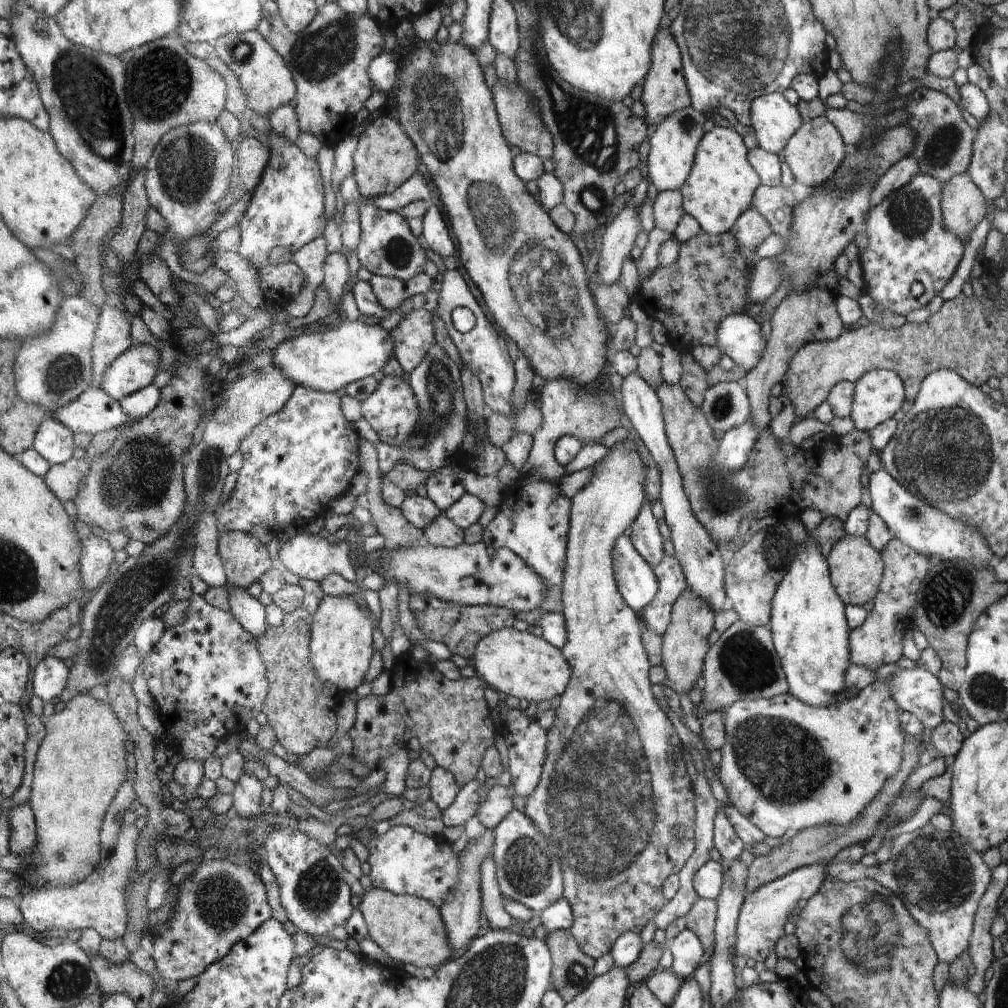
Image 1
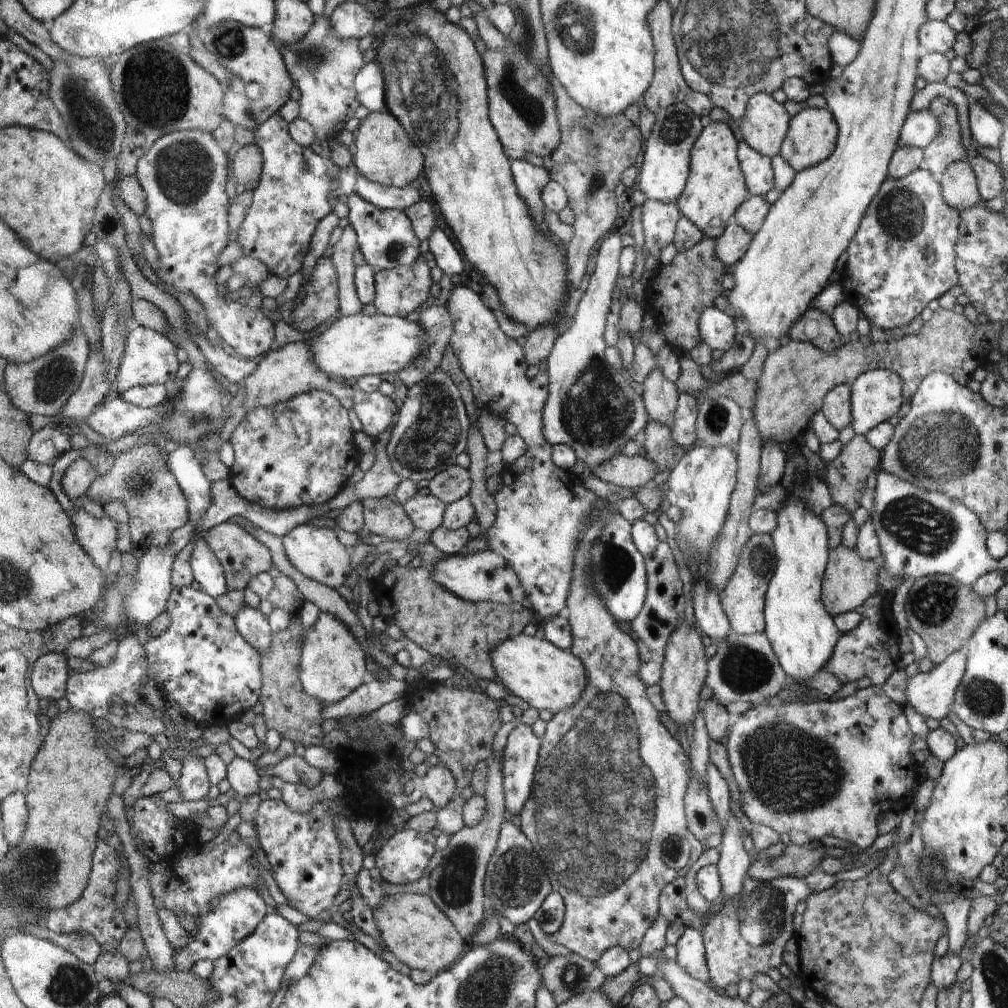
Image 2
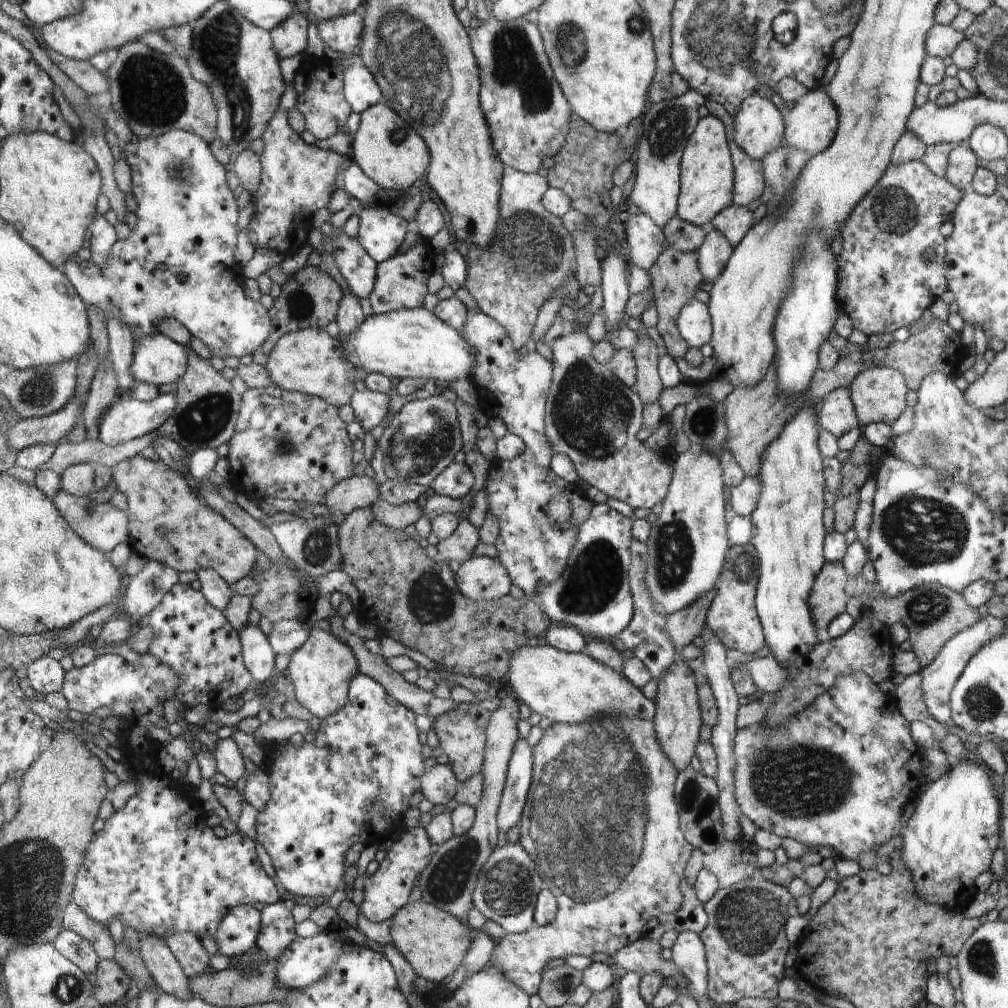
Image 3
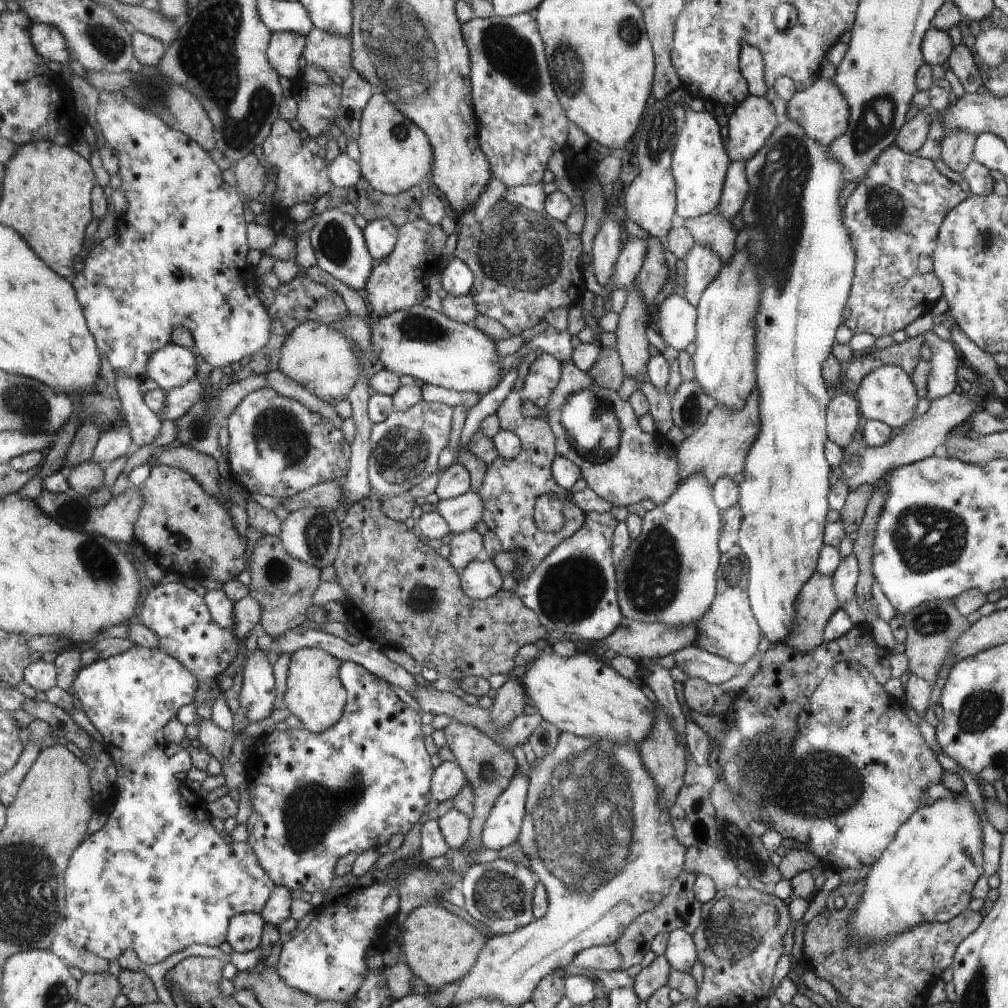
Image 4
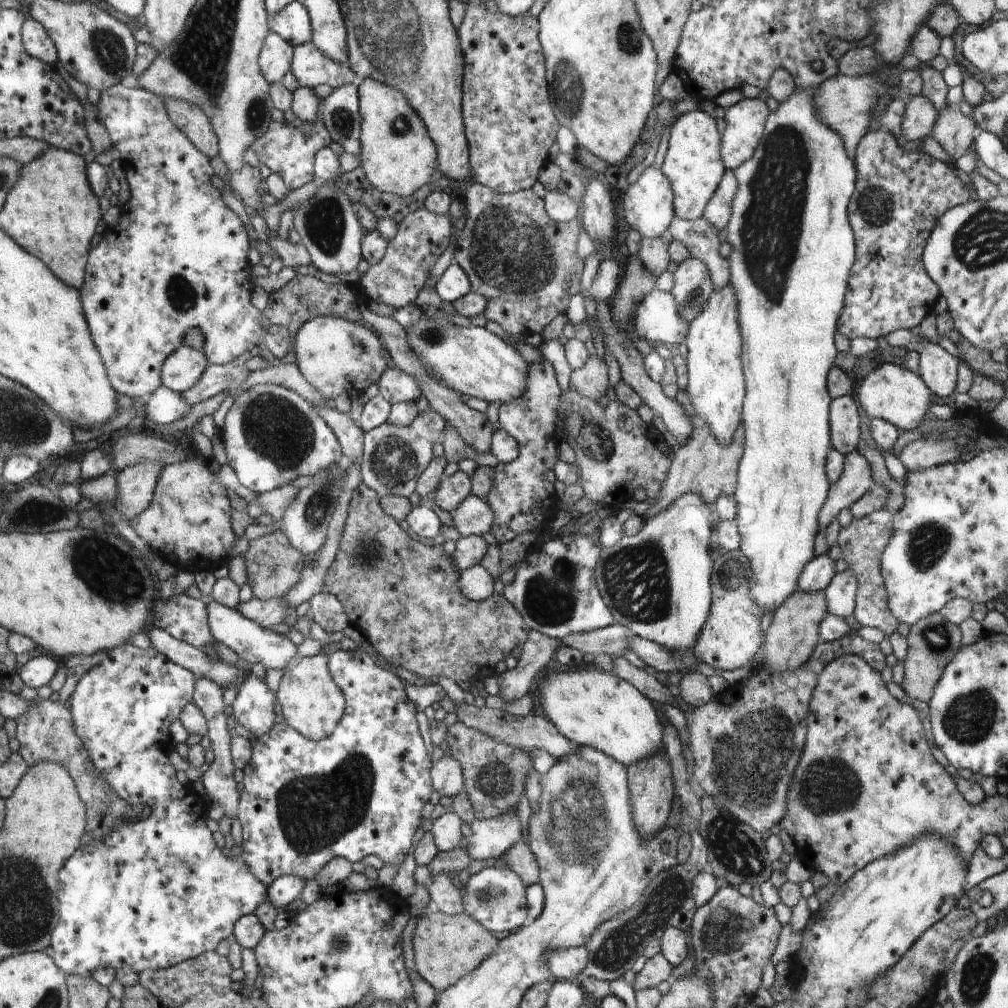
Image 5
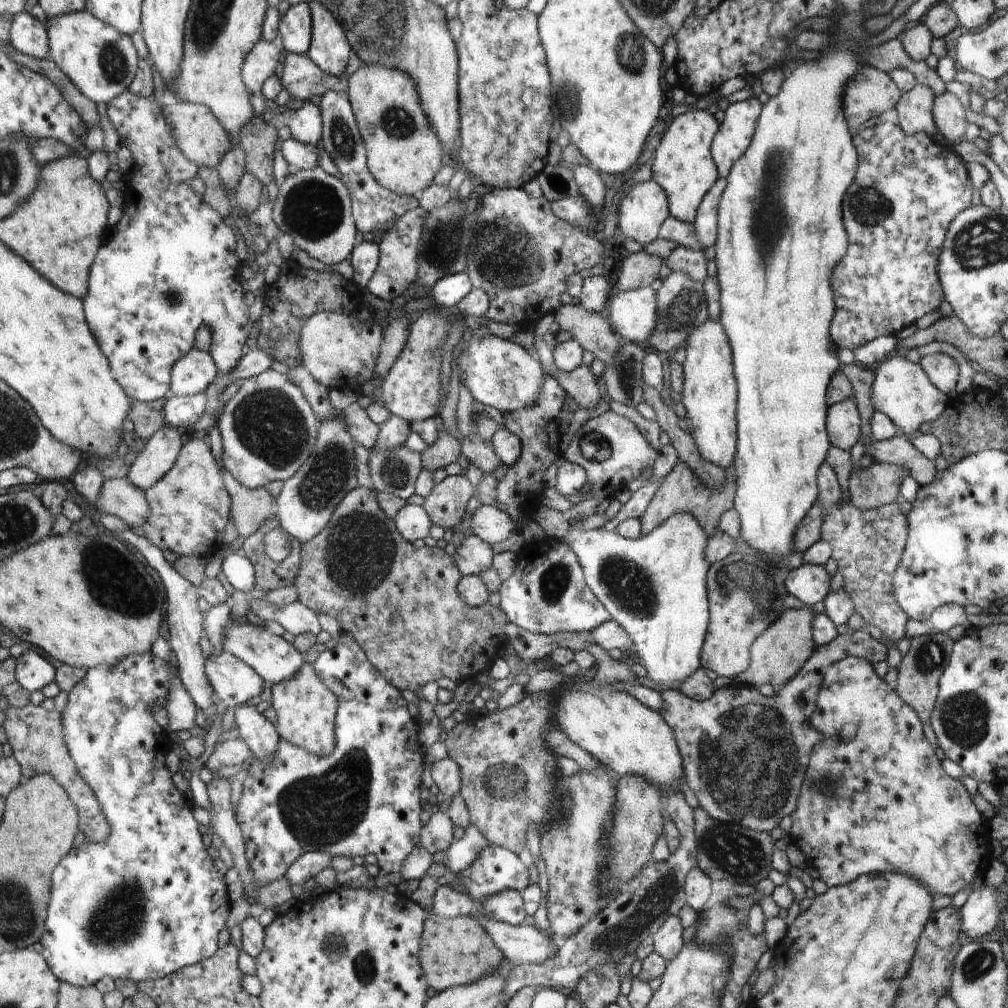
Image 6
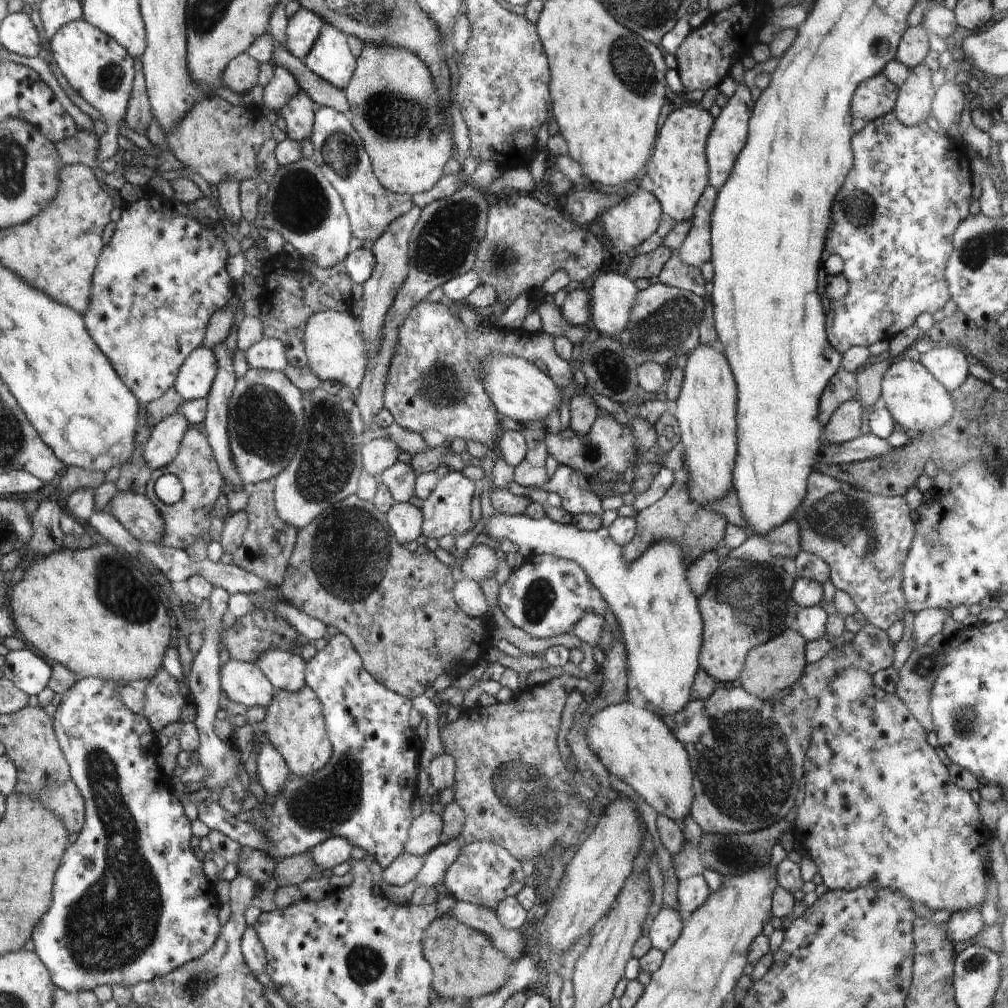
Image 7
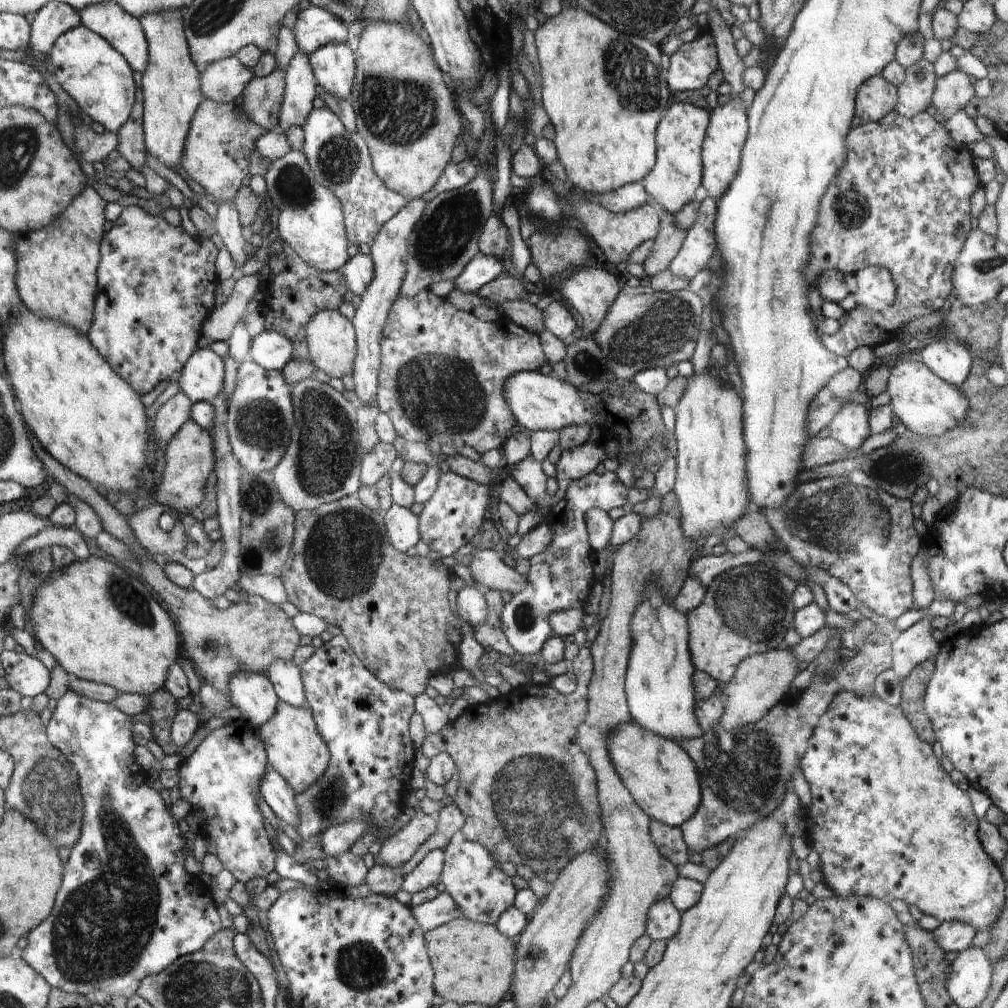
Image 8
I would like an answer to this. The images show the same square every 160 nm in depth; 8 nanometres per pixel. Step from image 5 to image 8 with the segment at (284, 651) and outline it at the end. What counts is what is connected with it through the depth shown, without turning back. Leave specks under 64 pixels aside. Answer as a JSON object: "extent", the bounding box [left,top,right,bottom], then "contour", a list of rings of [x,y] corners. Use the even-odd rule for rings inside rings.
{"extent":[266,660,306,707],"contour":[[[277,660],[266,672],[280,701],[299,707],[306,705],[300,666],[291,660]]]}

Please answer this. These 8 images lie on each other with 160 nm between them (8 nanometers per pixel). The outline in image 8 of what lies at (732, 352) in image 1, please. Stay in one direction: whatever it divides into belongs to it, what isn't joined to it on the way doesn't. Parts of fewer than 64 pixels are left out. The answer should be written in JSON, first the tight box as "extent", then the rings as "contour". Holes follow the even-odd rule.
{"extent":[558,266,621,335],"contour":[[[593,266],[585,267],[578,270],[578,272],[574,272],[558,289],[558,292],[576,308],[576,312],[580,314],[589,335],[594,334],[599,329],[601,322],[607,316],[608,309],[613,305],[621,289],[616,276],[610,272],[610,266],[608,266],[608,270],[595,268],[592,270],[592,268]]]}

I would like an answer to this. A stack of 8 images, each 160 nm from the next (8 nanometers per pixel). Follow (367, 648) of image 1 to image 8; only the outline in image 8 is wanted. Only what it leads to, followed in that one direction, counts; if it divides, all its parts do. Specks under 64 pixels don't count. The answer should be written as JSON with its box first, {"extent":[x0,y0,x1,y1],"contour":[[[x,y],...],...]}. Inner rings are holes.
{"extent":[257,701,332,795],"contour":[[[280,701],[274,716],[257,729],[268,751],[268,766],[275,768],[276,772],[279,772],[291,784],[296,795],[320,780],[329,768],[332,755],[327,742],[317,729],[316,718],[310,707],[306,705],[295,707]]]}

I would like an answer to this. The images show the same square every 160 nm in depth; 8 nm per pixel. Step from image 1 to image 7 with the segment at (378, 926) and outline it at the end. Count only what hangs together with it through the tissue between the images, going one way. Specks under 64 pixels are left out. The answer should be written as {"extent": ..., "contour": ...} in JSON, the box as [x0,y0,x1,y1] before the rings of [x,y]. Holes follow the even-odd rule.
{"extent":[425,915,512,999],"contour":[[[443,915],[429,924],[425,933],[426,958],[434,962],[434,990],[447,999],[472,999],[496,992],[508,978],[512,959],[490,942],[481,931],[462,924],[452,915]]]}

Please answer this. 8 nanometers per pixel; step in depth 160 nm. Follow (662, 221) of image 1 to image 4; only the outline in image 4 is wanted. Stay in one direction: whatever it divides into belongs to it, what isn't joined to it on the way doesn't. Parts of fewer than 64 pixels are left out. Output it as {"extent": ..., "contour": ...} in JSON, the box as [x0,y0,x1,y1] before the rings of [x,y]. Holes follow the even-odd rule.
{"extent":[612,235,649,289],"contour":[[[631,235],[627,238],[624,249],[621,250],[614,265],[612,280],[614,280],[615,287],[622,287],[623,289],[632,287],[644,264],[648,245],[649,239],[647,238]]]}

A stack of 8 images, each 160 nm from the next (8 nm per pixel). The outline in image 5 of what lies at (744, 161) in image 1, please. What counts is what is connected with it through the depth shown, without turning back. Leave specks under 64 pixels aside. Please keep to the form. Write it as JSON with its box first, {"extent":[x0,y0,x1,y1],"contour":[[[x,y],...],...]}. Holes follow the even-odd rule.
{"extent":[661,108,726,220],"contour":[[[698,108],[680,115],[671,126],[669,145],[661,170],[673,185],[678,218],[696,220],[703,216],[726,173],[725,163],[720,160],[720,155],[720,132],[709,113]]]}

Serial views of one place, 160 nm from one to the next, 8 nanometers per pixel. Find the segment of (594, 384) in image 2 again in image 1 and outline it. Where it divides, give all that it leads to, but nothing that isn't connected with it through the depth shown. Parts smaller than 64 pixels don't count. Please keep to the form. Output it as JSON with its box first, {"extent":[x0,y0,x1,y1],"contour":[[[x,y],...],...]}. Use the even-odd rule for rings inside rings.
{"extent":[521,201,642,483],"contour":[[[631,201],[604,230],[596,269],[601,284],[610,285],[619,282],[622,264],[630,256],[635,240],[642,231],[639,211],[640,208],[636,210],[634,202]],[[556,378],[556,380],[546,380],[544,388],[539,392],[538,407],[542,411],[542,423],[533,438],[533,446],[530,450],[529,458],[521,469],[521,477],[526,476],[528,482],[547,482],[557,483],[566,475],[565,467],[560,466],[554,450],[556,442],[562,436],[574,436],[585,444],[596,444],[598,440],[606,433],[618,428],[619,426],[628,425],[622,400],[609,391],[599,402],[593,405],[591,393],[578,386],[570,378]]]}

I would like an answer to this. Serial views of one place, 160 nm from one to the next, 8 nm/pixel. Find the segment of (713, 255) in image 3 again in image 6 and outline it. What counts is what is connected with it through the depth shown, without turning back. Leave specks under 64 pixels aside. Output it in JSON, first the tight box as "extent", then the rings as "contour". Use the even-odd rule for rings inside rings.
{"extent":[646,271,709,355],"contour":[[[672,271],[657,290],[657,323],[655,333],[649,338],[646,348],[672,355],[678,348],[684,348],[685,342],[693,332],[709,319],[708,298],[704,284],[695,281],[684,271]]]}

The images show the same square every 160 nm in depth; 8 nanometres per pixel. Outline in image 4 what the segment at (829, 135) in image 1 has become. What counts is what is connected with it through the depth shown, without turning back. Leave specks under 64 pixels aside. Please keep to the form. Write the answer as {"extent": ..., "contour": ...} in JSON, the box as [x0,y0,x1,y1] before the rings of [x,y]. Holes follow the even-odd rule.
{"extent":[787,78,849,147],"contour":[[[821,78],[816,84],[810,85],[808,89],[796,91],[787,105],[787,118],[797,122],[811,139],[822,146],[829,147],[834,140],[842,136],[849,124],[849,106],[845,95],[834,84],[833,80]]]}

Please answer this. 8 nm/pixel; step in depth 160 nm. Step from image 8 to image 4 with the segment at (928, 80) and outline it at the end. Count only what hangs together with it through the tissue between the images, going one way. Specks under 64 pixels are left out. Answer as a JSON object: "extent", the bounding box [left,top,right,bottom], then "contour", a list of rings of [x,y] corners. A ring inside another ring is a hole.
{"extent":[897,106,935,154],"contour":[[[931,106],[920,110],[919,114],[900,130],[897,137],[897,147],[908,154],[916,154],[926,140],[930,120],[934,114],[935,110]]]}

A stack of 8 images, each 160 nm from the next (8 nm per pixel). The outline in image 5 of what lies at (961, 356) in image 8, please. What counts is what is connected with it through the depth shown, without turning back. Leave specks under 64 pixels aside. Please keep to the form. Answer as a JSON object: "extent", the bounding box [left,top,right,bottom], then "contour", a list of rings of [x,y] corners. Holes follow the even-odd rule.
{"extent":[886,328,961,396],"contour":[[[899,328],[886,335],[891,347],[904,347],[918,352],[919,371],[936,396],[950,396],[956,390],[957,367],[961,360],[938,343],[913,335],[910,329]]]}

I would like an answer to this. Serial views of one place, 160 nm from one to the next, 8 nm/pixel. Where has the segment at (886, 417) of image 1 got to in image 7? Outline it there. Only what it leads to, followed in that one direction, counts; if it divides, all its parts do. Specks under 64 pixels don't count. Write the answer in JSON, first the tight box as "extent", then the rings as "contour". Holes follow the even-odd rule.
{"extent":[881,358,953,431],"contour":[[[898,358],[886,369],[881,380],[882,402],[902,431],[939,429],[952,420],[953,400],[941,382],[920,361]]]}

